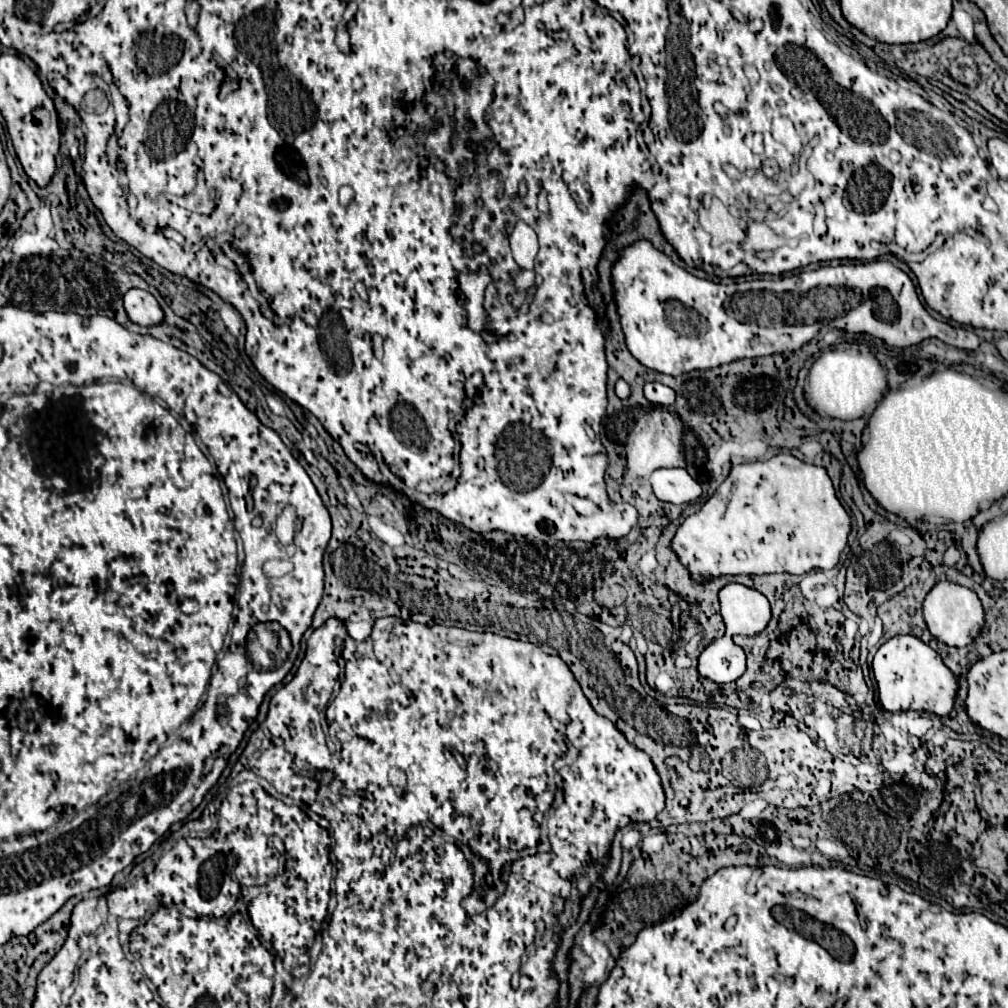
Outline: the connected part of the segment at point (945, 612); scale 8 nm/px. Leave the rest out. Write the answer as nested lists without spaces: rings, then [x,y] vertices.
[[[941,581],[927,593],[927,597],[923,601],[923,617],[925,617],[927,629],[931,631],[931,635],[949,647],[969,645],[979,635],[979,631],[985,623],[983,607],[981,607],[981,601],[977,599],[977,595],[971,589],[951,583],[951,581]]]

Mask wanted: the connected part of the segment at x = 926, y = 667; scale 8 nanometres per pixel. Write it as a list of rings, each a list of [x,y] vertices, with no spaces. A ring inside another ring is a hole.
[[[897,635],[883,643],[873,657],[873,677],[879,691],[879,703],[885,711],[927,711],[947,717],[957,693],[955,675],[943,665],[941,657],[913,635]]]

